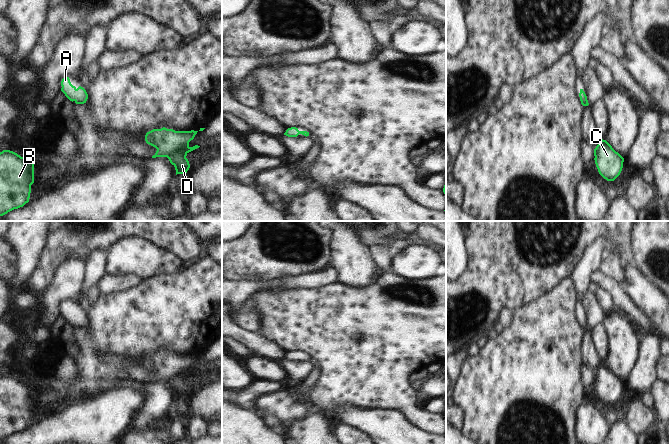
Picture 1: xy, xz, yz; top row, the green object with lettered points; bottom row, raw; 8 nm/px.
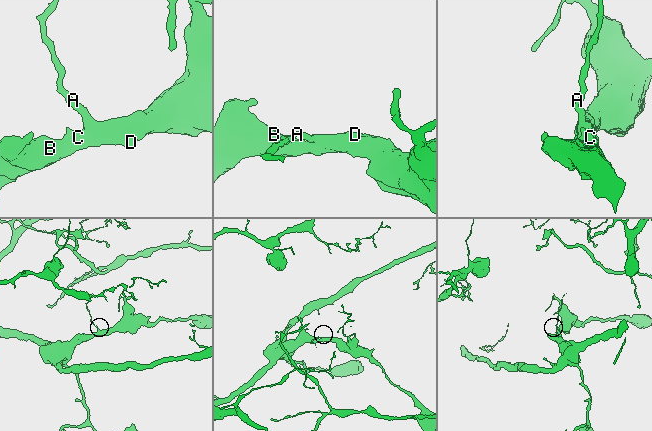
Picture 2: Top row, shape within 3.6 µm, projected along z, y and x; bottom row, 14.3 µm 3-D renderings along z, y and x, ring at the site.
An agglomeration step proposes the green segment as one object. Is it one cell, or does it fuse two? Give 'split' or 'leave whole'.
leave whole

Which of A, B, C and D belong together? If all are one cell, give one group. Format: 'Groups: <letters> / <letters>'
Groups: A B C D

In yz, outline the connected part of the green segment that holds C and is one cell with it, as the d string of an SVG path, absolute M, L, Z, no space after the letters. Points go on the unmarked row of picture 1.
M601 364L594 373L594 384L599 398L607 405L614 405L621 397L624 382L606 365Z

